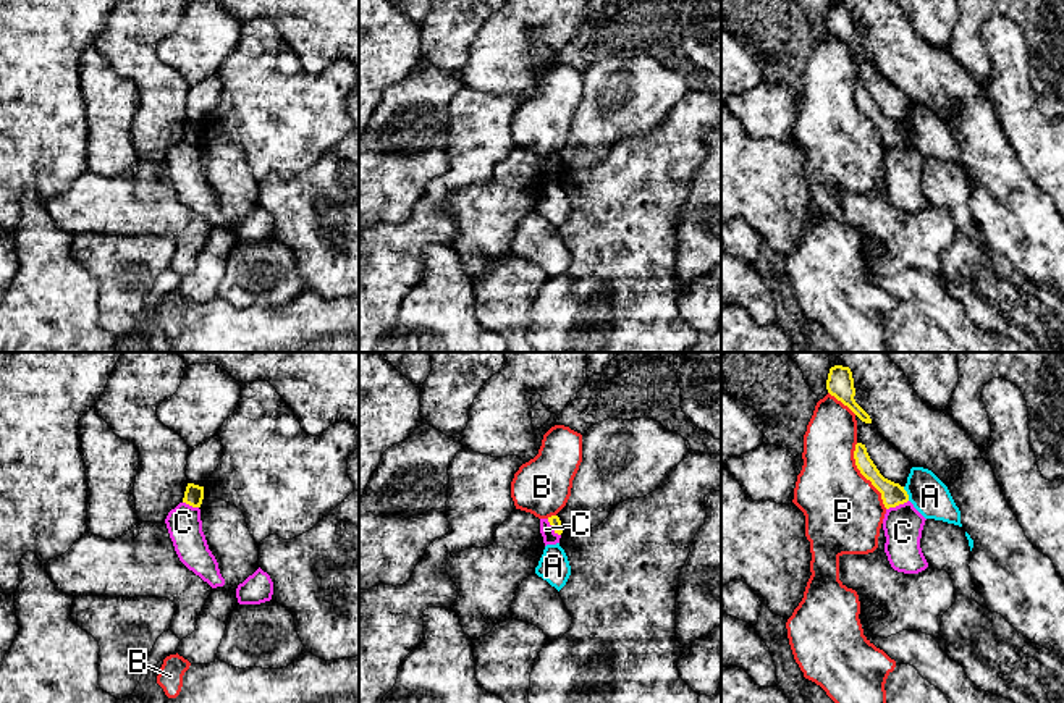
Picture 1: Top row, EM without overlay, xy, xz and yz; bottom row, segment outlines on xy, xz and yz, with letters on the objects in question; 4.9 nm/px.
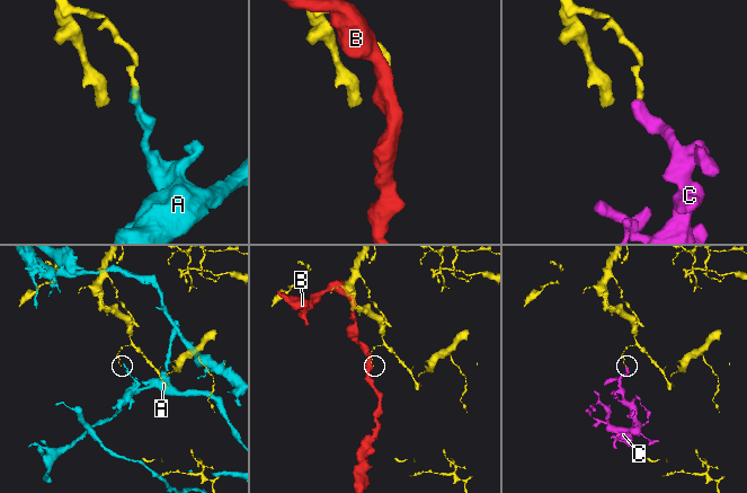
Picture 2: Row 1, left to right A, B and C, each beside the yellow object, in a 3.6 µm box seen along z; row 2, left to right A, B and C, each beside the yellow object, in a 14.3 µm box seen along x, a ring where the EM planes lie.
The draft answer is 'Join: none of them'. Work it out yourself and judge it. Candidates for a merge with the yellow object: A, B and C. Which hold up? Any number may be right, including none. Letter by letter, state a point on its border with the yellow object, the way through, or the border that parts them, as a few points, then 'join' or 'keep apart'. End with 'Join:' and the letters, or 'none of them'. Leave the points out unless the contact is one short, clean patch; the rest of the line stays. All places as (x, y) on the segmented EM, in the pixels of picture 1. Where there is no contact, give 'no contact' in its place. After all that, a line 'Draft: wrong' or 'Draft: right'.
A: yz (906, 493) | keep apart
B: yz (864, 475) | keep apart
C: yz (896, 505) | along yz (907, 500), (886, 509) | keep apart
Join: none of them
Draft: right

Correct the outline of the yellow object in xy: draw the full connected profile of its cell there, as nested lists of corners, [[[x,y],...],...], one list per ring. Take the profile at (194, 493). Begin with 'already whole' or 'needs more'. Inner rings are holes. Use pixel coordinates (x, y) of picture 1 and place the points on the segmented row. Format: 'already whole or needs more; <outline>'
already whole; [[[188,483],[183,503],[192,506],[192,507],[201,507],[204,499],[204,486]]]

